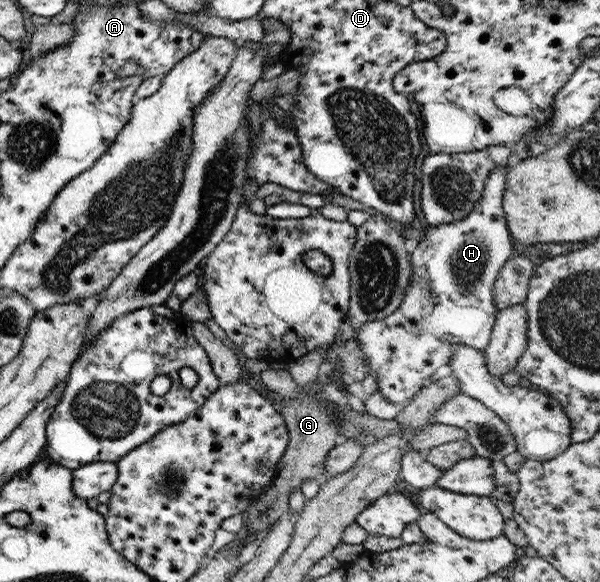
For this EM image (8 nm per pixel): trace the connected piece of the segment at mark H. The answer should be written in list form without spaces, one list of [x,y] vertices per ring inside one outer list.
[[[494,167],[490,170],[490,178],[486,180],[486,184],[484,184],[484,189],[482,189],[478,202],[472,207],[471,213],[467,217],[461,218],[460,220],[454,222],[446,223],[444,225],[428,225],[426,227],[423,231],[422,239],[415,245],[415,247],[413,247],[413,251],[408,254],[411,279],[406,285],[398,308],[386,316],[386,318],[365,322],[361,327],[358,327],[355,332],[355,340],[357,340],[357,343],[361,348],[361,352],[363,352],[363,358],[365,358],[365,362],[367,362],[367,370],[376,376],[378,394],[382,395],[382,397],[392,405],[406,402],[406,400],[410,401],[419,393],[419,390],[423,388],[424,382],[430,379],[430,376],[433,375],[434,372],[440,368],[440,366],[444,366],[445,364],[448,365],[452,354],[451,346],[453,346],[455,342],[459,342],[459,344],[469,346],[470,348],[474,348],[476,350],[484,349],[489,343],[491,328],[494,324],[495,316],[498,311],[493,301],[493,294],[491,293],[494,279],[499,273],[501,266],[517,251],[517,245],[508,232],[504,213],[501,207],[504,183],[506,183],[506,173],[506,167]]]

